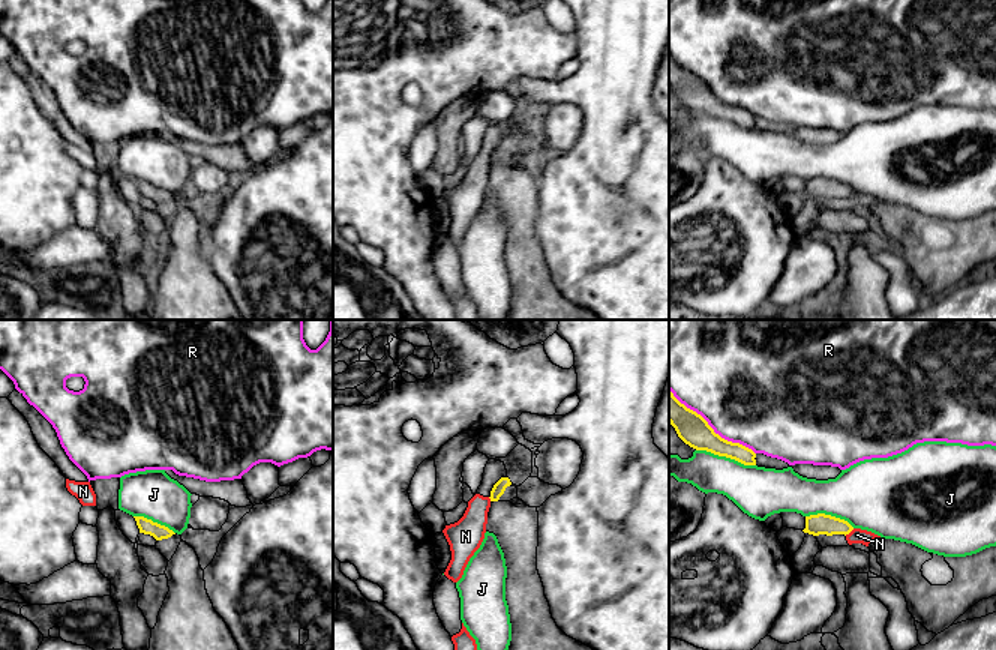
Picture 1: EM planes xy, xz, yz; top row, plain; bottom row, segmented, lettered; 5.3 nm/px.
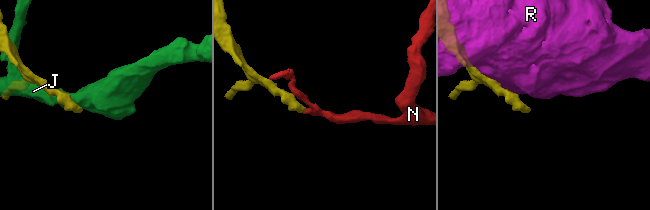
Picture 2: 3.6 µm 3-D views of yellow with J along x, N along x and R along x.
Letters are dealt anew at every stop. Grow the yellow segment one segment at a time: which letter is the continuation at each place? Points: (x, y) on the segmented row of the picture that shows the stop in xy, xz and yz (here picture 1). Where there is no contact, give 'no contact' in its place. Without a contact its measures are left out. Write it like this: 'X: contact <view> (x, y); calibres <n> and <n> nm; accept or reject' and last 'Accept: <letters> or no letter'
J: contact yz (726, 457); calibres 170 and 260 nm; reject
N: contact yz (849, 532); calibres 110 and 80 nm; reject
R: contact yz (711, 428); calibres 170 and 500 nm; reject
Accept: no letter

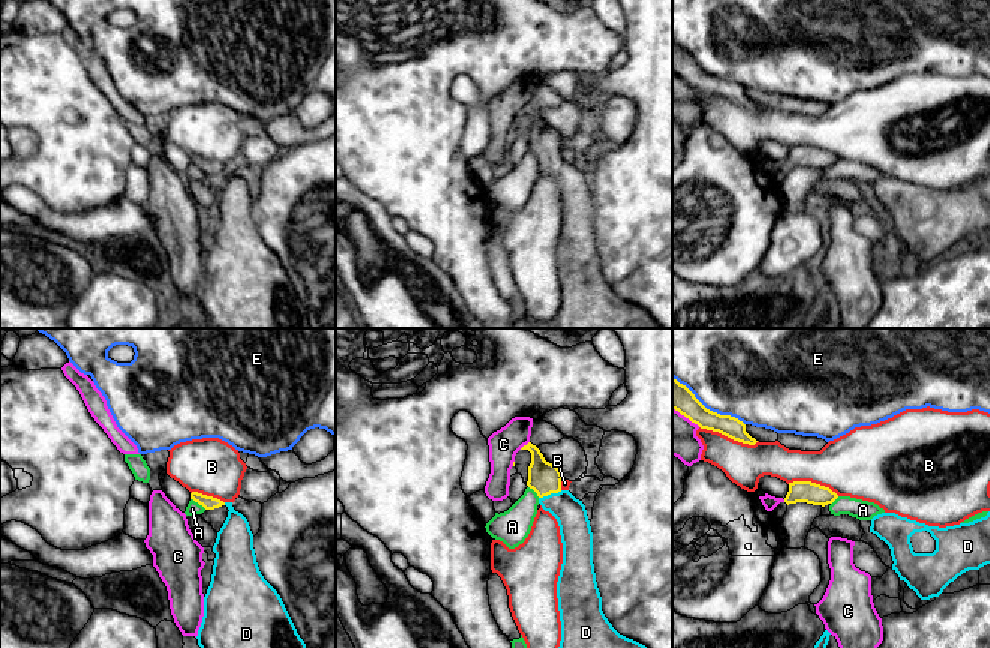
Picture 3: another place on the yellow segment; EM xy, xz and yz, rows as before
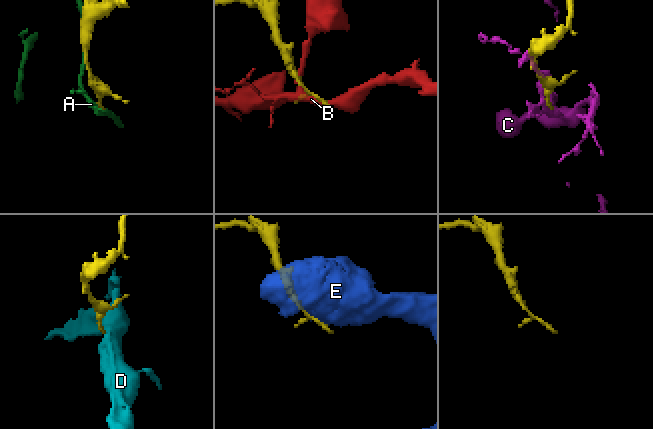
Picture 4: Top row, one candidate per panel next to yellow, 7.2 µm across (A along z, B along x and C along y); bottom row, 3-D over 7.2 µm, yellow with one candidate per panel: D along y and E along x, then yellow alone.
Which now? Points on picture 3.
A: contact xy (198, 503); calibres 80 and 70 nm; reject
B: contact yz (729, 437); calibres 110 and 220 nm; reject
C: contact xz (524, 446); calibres 170 and 160 nm; reject
D: contact xz (549, 494); calibres 170 and 170 nm; accept
E: contact yz (708, 410); calibres 150 and 480 nm; reject
Accept: D

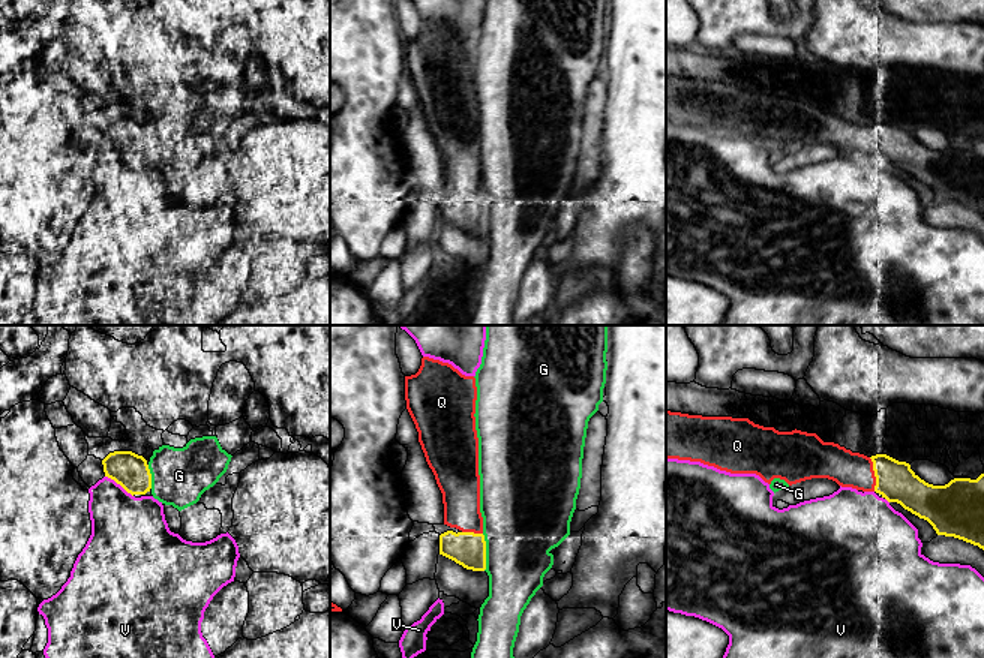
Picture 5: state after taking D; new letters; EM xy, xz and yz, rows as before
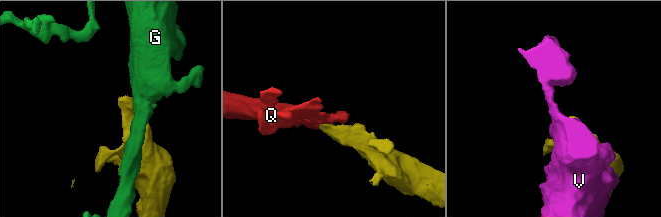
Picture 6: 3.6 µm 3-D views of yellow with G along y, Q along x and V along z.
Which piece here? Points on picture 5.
G: contact xz (485, 552); calibres 190 and 420 nm; reject
Q: contact yz (875, 474); calibres 220 and 190 nm; accept
V: contact xy (119, 483); calibres 190 and 360 nm; reject
Accept: Q

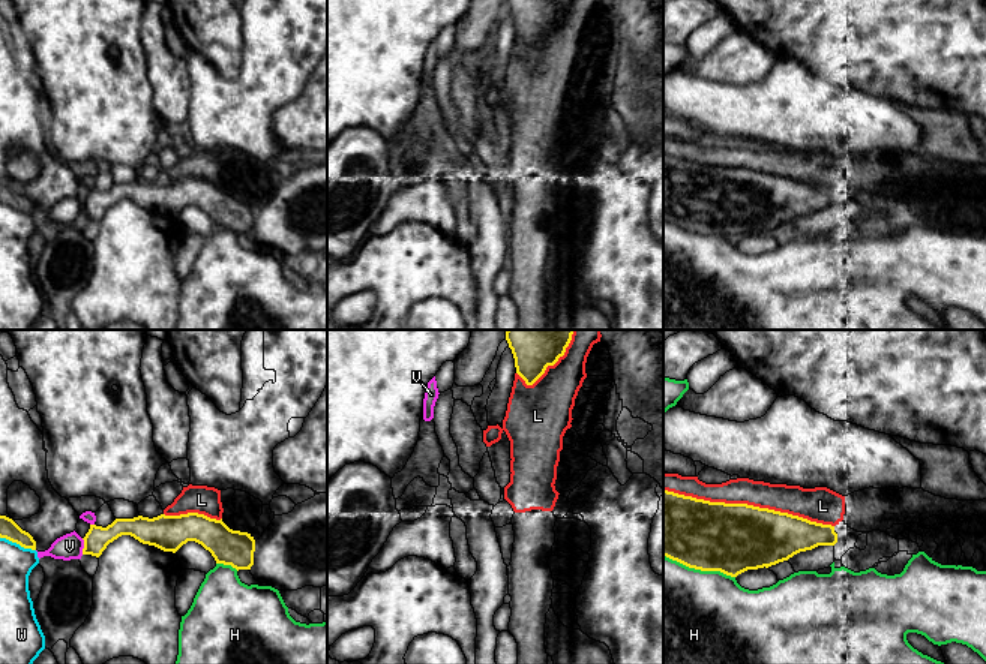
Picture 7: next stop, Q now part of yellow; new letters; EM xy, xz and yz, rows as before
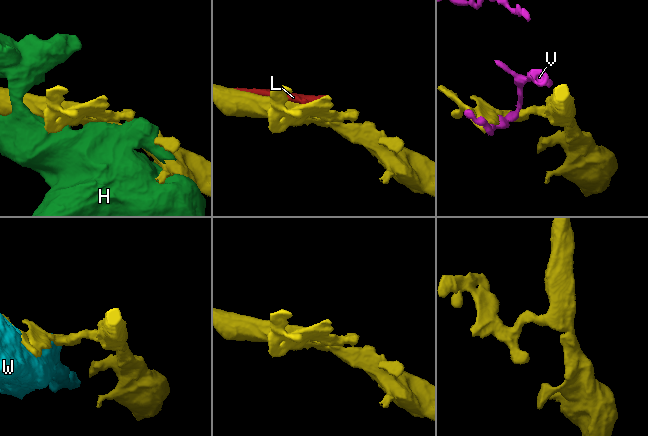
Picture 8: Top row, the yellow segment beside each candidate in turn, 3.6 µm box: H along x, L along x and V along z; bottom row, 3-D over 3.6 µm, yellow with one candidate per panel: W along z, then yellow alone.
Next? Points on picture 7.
H: contact yz (700, 568); calibres 380 and 480 nm; reject
L: contact yz (749, 505); calibres 380 and 160 nm; reject
V: contact xy (84, 546); calibres 130 and 140 nm; reject
W: contact xy (18, 543); calibres 100 and 180 nm; reject
Accept: no letter

